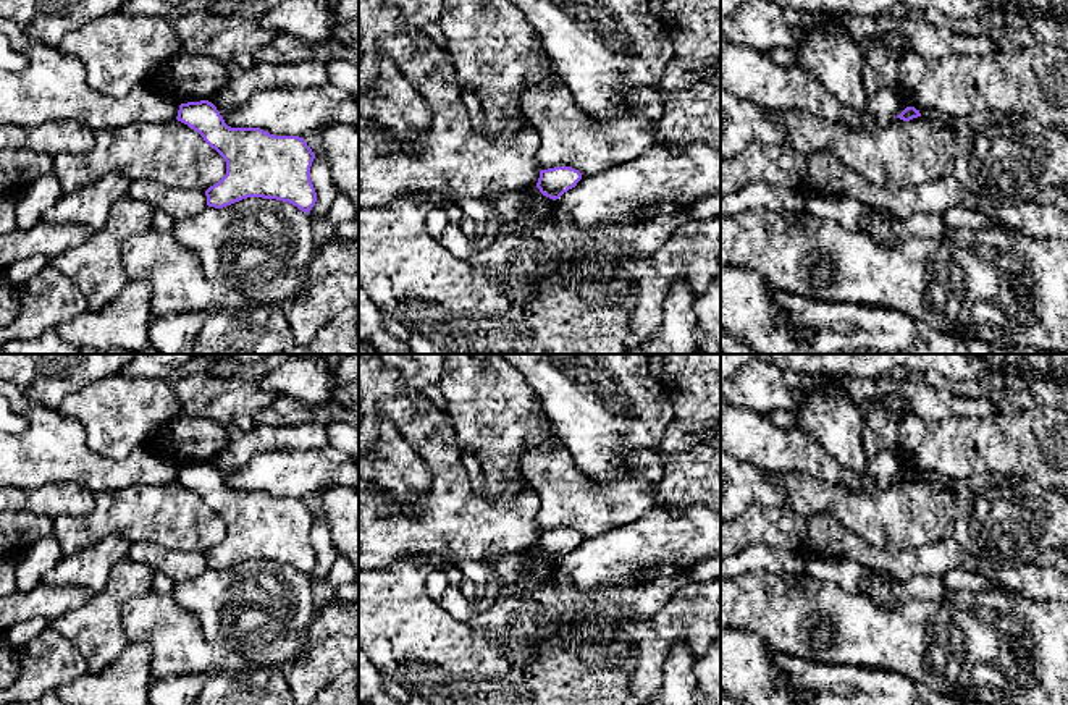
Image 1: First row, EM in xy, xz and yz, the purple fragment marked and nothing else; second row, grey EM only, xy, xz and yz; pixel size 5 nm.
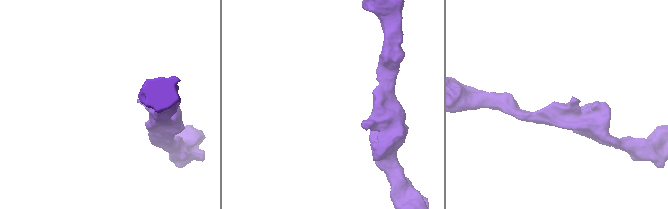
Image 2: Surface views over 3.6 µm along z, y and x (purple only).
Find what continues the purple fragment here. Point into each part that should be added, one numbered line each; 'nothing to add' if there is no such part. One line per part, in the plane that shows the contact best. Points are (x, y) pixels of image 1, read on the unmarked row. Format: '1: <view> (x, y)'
nothing to add

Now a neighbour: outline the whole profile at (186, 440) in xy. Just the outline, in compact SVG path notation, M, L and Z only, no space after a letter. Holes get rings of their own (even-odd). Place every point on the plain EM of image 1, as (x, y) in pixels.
M178 414L145 445L176 466L207 462L226 446L226 427L205 417Z

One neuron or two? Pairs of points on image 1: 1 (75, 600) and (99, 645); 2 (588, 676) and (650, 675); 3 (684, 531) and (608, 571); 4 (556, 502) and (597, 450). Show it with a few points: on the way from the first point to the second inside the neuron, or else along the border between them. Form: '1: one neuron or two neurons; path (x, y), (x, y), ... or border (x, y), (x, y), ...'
1: two neurons; border (96, 594), (49, 623)
2: two neurons; border (616, 639), (608, 657), (634, 657), (630, 688)
3: one neuron; path (664, 542), (627, 557)
4: two neurons; border (558, 439), (590, 477), (618, 477)

